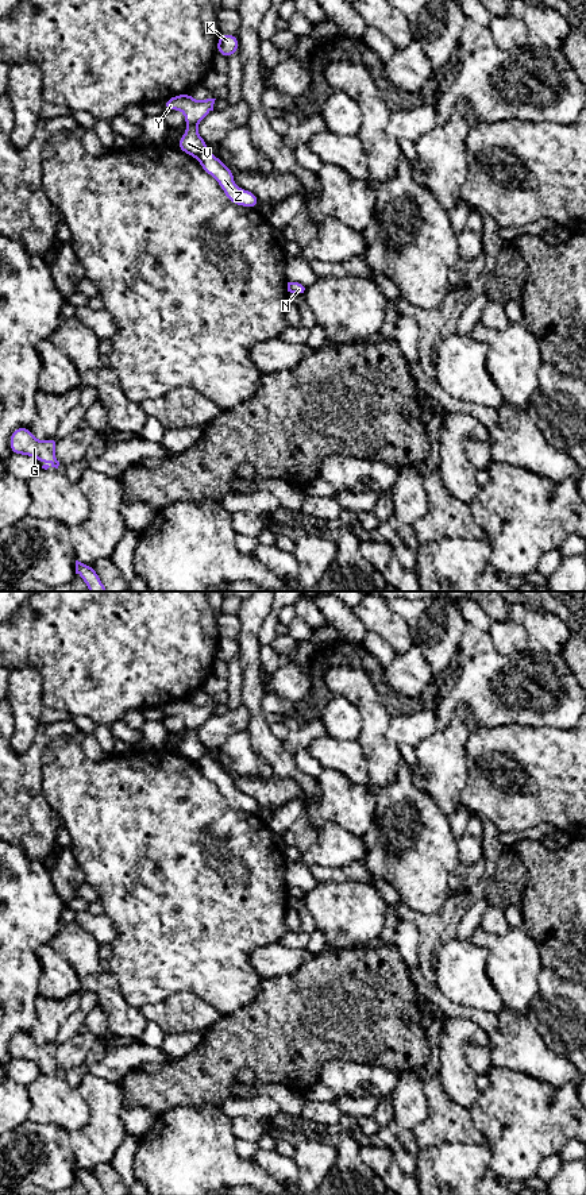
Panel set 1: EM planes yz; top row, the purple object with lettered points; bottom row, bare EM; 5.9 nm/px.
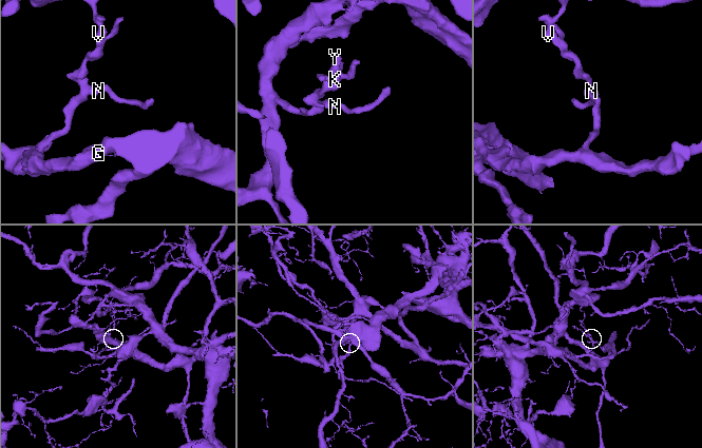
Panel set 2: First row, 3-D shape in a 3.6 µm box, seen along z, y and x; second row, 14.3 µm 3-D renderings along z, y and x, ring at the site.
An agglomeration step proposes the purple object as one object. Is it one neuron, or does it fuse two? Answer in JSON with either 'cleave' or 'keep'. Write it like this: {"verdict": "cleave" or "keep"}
{"verdict": "cleave"}

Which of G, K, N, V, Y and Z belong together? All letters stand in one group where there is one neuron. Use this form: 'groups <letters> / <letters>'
groups G N Z / K V Y

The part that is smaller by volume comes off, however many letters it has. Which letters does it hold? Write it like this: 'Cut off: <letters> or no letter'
Cut off: G, N, Z

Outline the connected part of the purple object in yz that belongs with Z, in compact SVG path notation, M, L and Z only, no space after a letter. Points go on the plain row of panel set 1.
M205 755L197 762L197 766L207 779L216 783L230 807L247 813L258 813L259 805L257 799L247 794L239 794L235 790L232 775L215 759Z

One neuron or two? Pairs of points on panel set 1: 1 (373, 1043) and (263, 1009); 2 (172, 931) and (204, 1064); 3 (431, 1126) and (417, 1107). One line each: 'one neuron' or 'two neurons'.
1: one neuron
2: two neurons
3: two neurons

